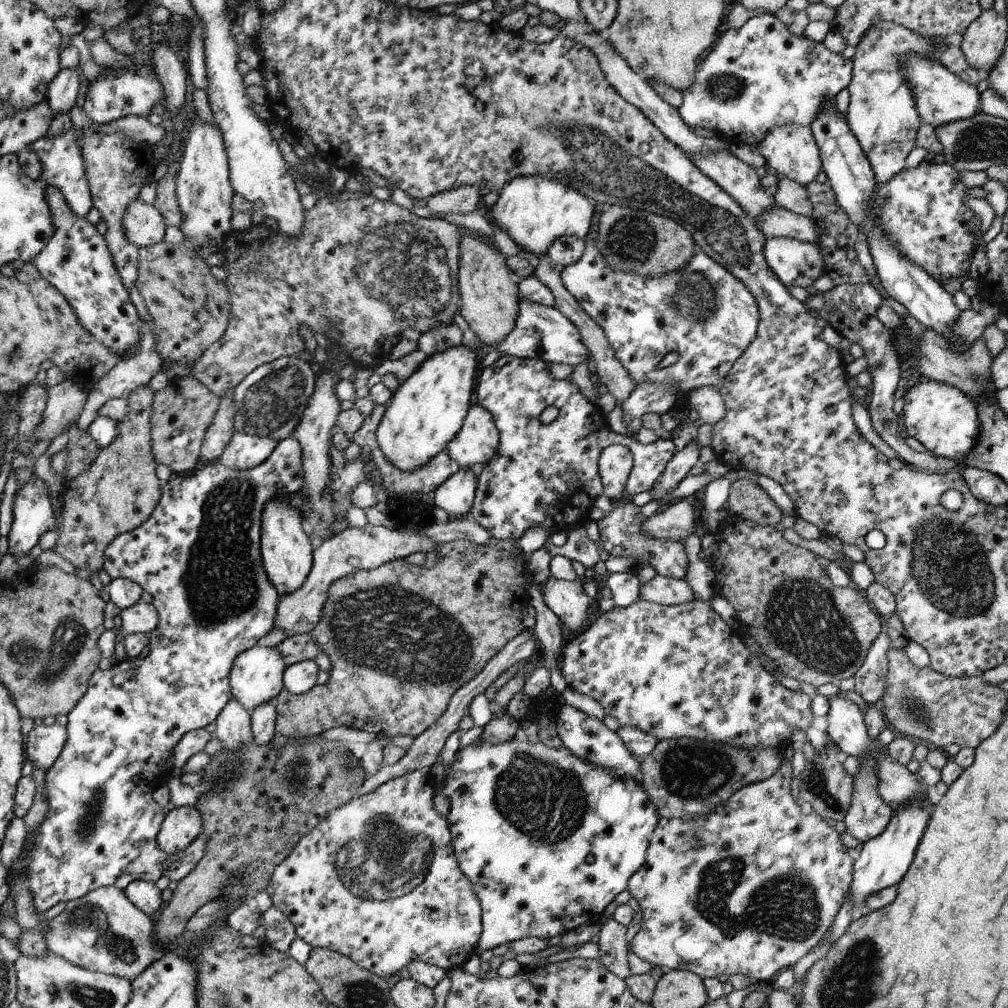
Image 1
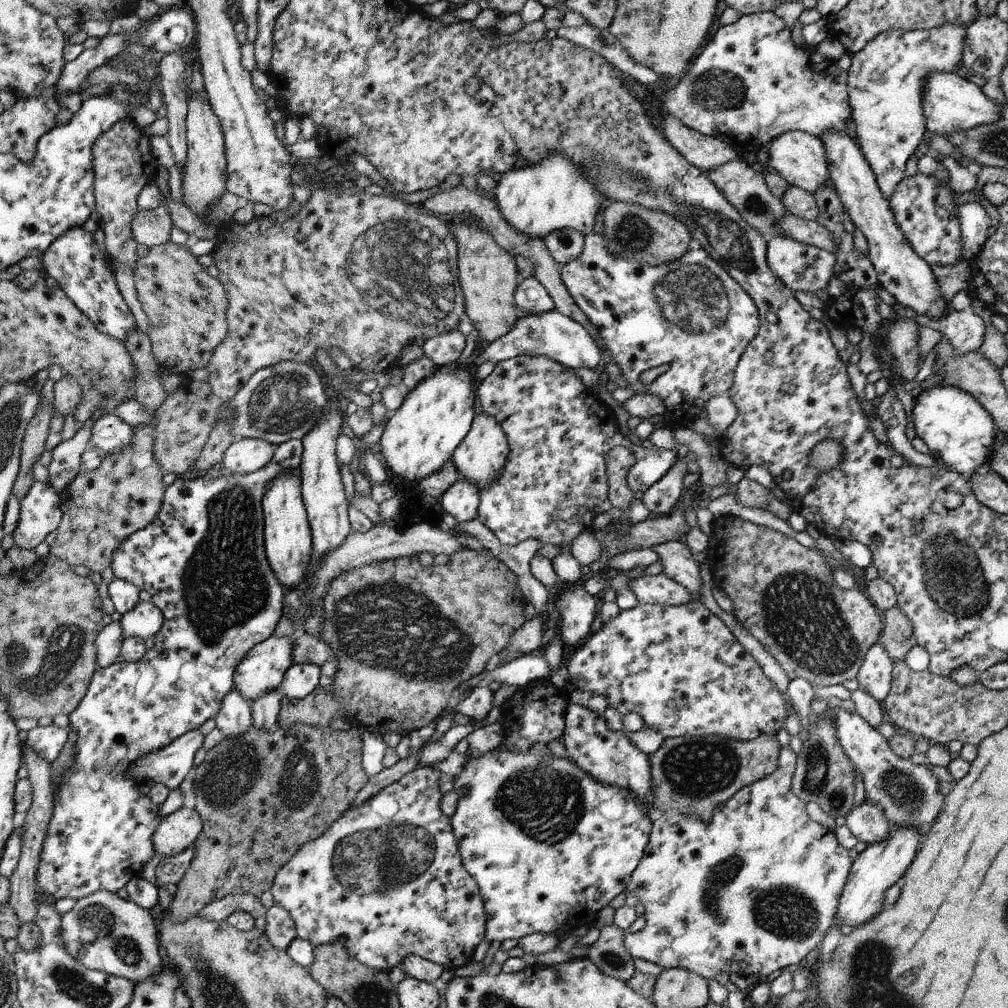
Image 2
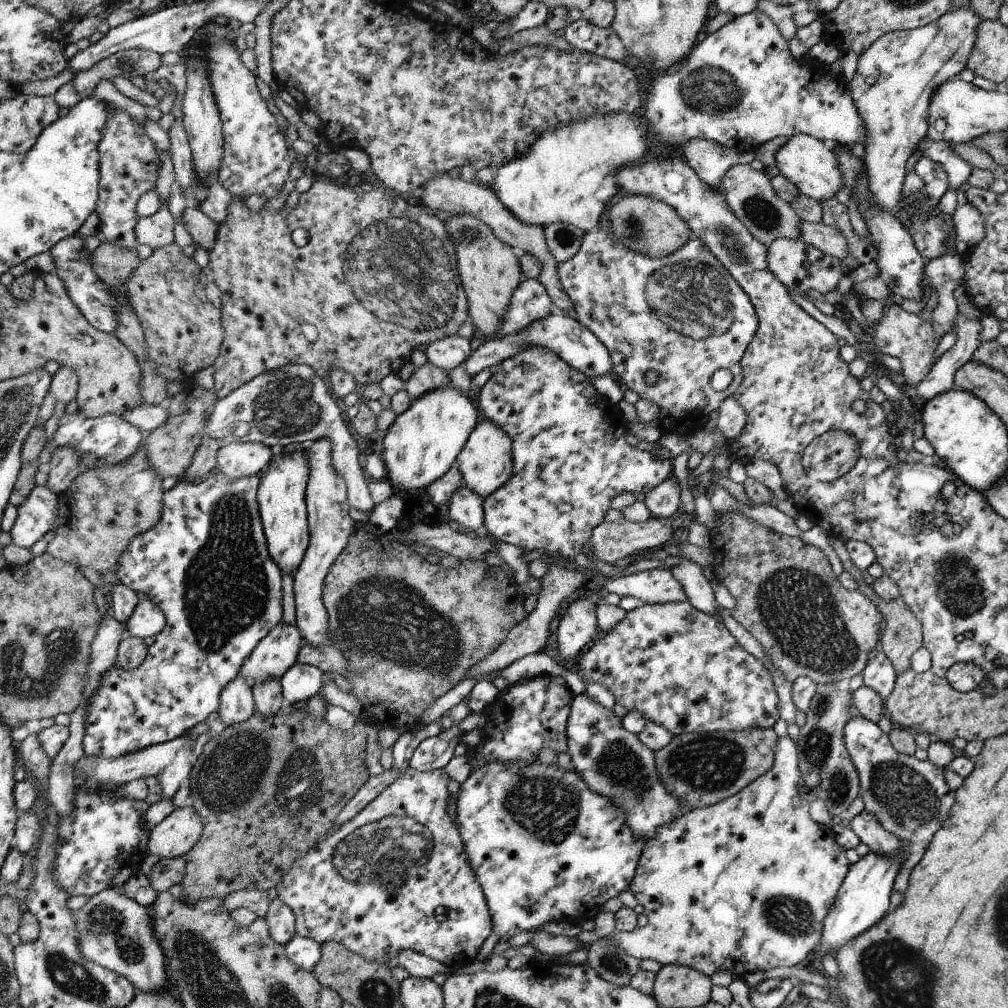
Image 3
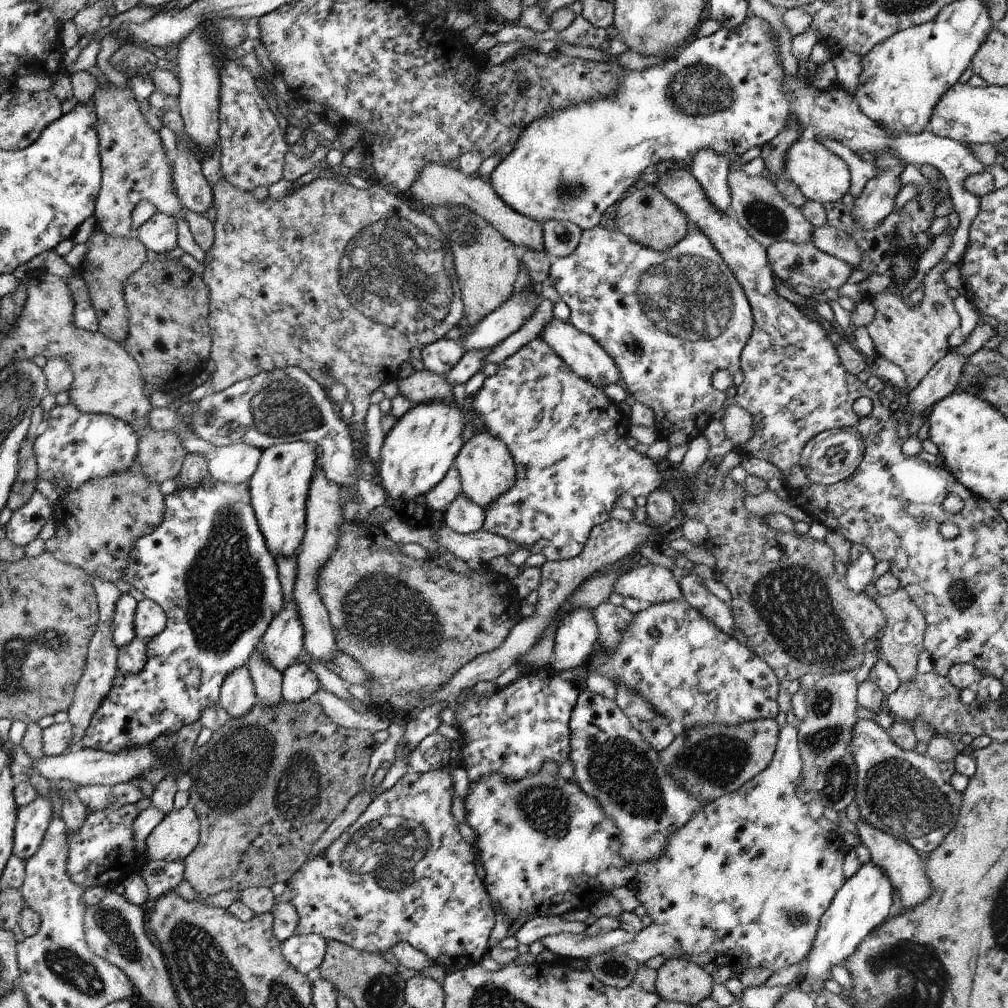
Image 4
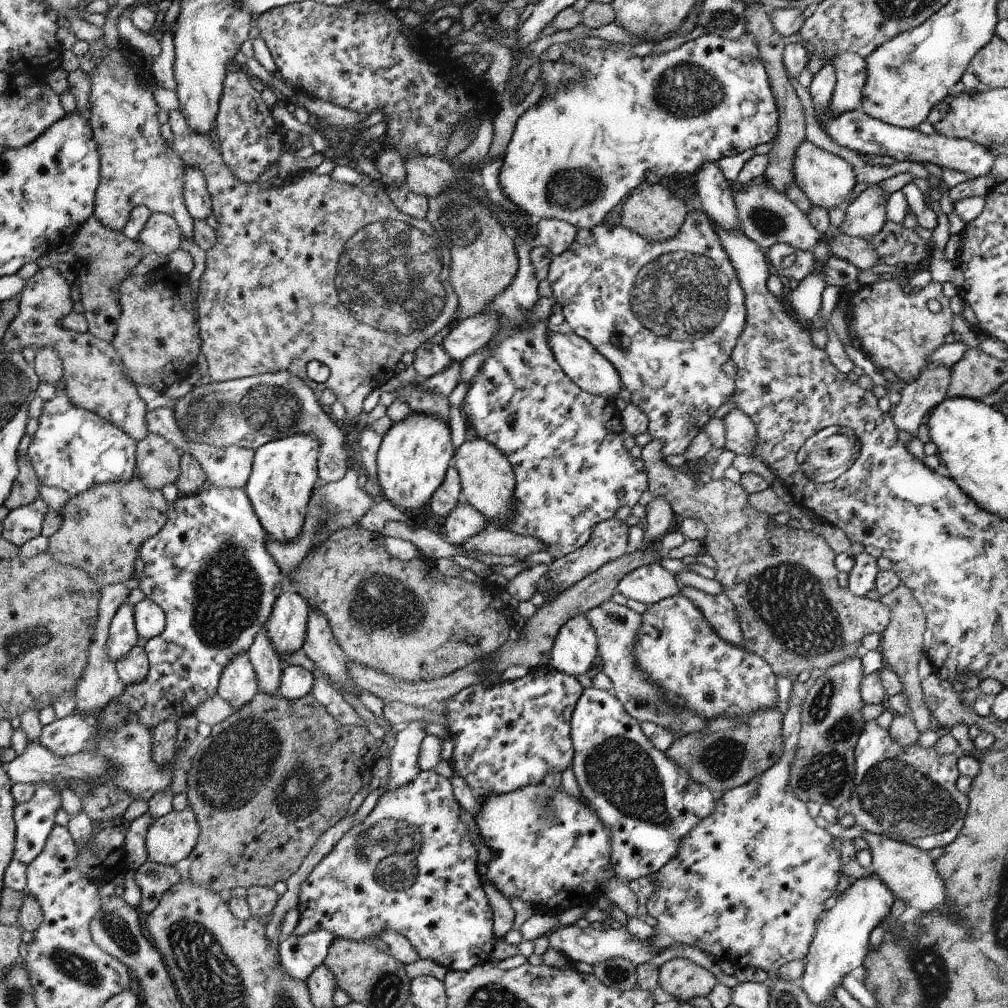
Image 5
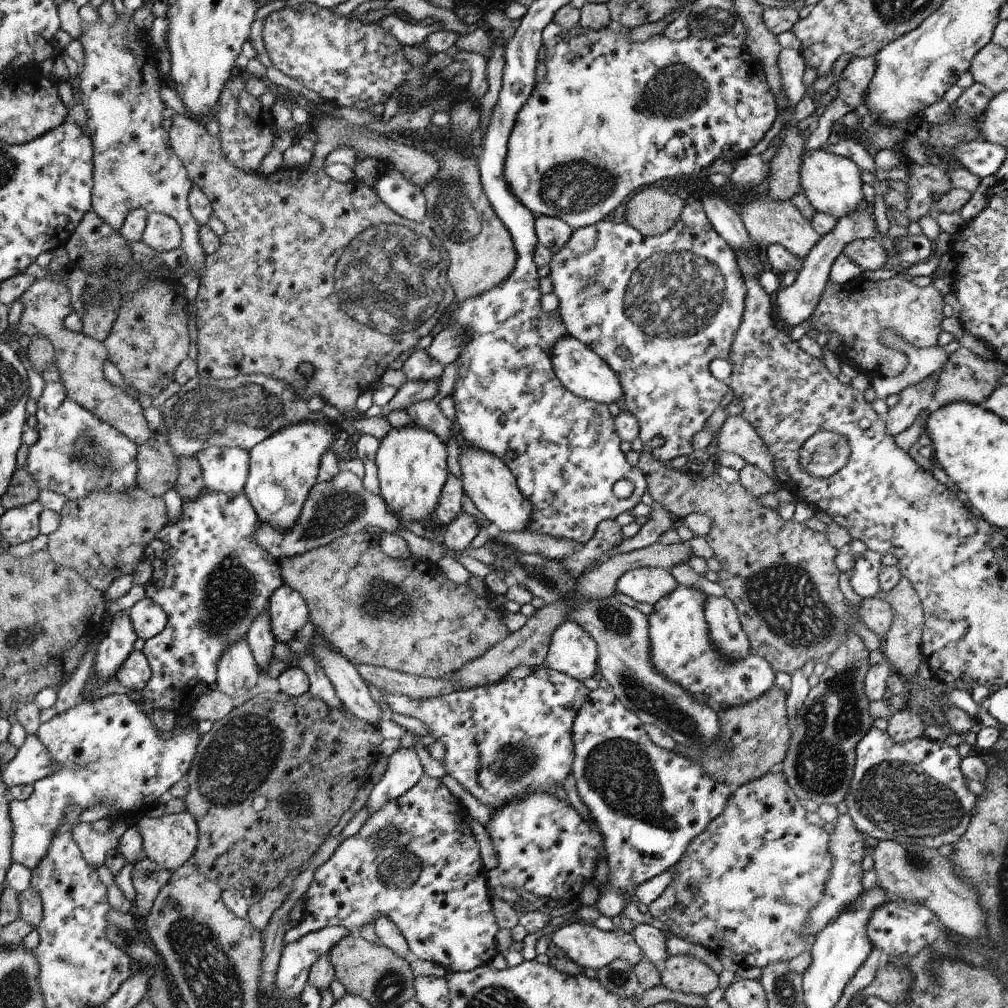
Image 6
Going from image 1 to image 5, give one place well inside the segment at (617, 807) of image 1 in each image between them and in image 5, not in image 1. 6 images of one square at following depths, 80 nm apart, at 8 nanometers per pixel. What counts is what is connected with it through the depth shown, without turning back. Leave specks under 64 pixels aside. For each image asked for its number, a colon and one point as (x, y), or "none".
2: (550, 846)
3: (546, 848)
4: (546, 846)
5: (548, 847)

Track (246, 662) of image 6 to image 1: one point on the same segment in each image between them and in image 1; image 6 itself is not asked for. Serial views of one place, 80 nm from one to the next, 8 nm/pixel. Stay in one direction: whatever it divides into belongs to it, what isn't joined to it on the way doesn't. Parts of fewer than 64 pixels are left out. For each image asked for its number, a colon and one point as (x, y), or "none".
1: (233, 729)
2: (234, 718)
3: (237, 704)
4: (238, 698)
5: (238, 683)

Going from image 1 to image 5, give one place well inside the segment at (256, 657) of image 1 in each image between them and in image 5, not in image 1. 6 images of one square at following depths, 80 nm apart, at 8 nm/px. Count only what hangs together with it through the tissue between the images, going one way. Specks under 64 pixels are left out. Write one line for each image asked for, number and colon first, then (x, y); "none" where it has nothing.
2: (261, 671)
3: (279, 650)
4: (281, 645)
5: (287, 626)

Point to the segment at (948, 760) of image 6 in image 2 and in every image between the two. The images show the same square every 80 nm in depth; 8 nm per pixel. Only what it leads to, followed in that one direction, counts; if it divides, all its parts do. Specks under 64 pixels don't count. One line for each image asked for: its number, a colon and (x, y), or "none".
2: (908, 793)
3: (911, 799)
4: (909, 796)
5: (910, 794)

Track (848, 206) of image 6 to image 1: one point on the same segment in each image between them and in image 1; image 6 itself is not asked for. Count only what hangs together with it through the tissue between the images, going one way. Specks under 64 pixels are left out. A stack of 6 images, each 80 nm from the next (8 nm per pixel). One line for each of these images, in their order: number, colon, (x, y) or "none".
1: (790, 151)
2: (799, 157)
3: (807, 162)
4: (822, 176)
5: (826, 179)

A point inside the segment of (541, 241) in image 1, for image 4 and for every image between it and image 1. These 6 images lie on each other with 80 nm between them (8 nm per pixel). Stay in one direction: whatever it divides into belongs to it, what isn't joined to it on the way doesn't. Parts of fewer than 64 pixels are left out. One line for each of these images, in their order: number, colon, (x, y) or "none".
2: (554, 195)
3: (741, 86)
4: (728, 91)

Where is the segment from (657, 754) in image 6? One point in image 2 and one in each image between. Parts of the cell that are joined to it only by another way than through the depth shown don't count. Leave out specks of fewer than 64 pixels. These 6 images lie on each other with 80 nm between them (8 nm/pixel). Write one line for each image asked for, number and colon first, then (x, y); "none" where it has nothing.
2: (609, 756)
3: (614, 762)
4: (612, 762)
5: (649, 802)

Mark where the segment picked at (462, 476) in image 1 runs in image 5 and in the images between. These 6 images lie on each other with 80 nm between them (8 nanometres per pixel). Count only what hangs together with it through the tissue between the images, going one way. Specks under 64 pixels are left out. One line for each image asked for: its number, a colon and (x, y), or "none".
2: (461, 500)
3: (466, 507)
4: (464, 516)
5: (465, 521)

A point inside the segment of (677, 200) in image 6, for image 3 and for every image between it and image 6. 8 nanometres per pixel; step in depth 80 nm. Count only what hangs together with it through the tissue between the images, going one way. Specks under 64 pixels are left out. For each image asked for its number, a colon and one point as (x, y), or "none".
3: (645, 225)
4: (645, 215)
5: (653, 212)

